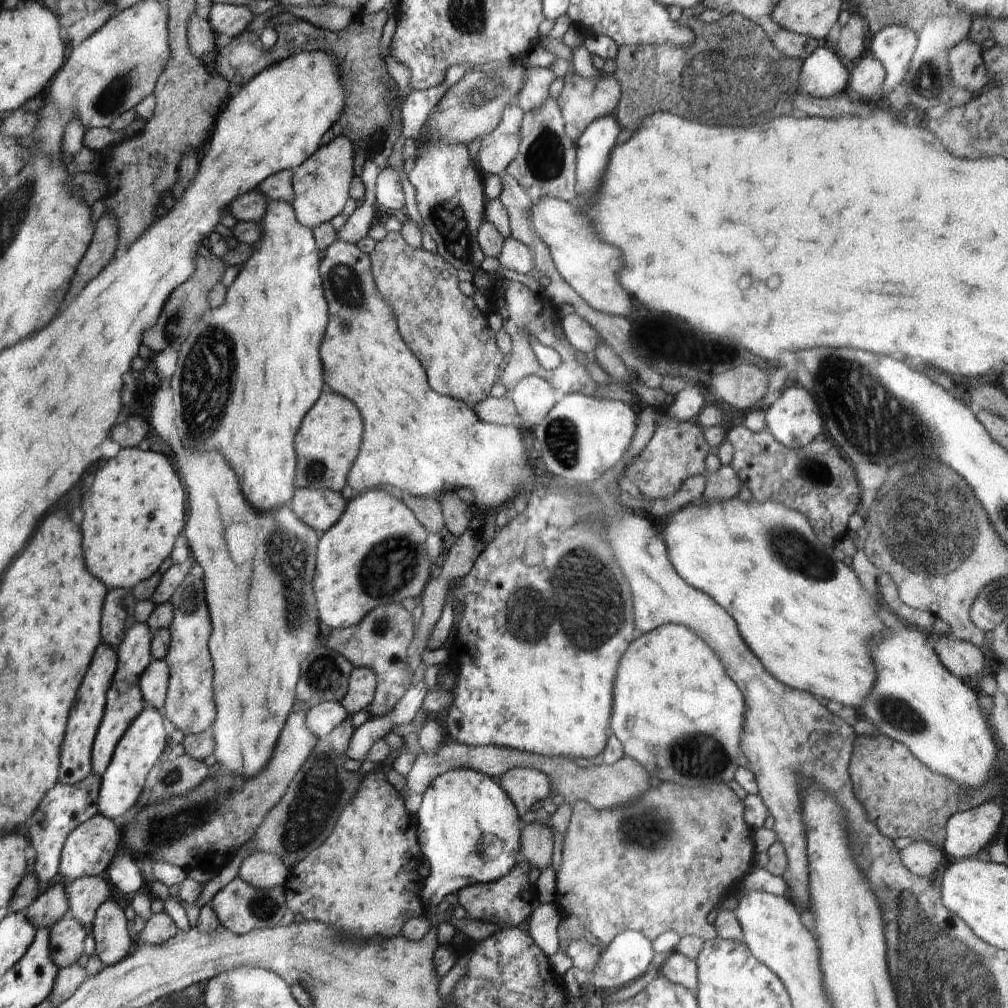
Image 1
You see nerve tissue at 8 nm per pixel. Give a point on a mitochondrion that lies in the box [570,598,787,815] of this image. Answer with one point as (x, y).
(702, 757)

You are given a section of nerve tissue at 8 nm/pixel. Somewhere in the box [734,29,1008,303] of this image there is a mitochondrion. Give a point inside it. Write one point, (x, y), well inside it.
(927, 83)

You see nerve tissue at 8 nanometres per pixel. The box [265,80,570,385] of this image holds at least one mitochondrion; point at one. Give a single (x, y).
(449, 215)

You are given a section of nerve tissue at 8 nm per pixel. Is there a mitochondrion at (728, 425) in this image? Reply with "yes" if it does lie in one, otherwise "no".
no

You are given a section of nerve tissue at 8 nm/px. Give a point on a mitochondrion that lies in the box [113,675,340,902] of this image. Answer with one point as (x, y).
(164, 830)

